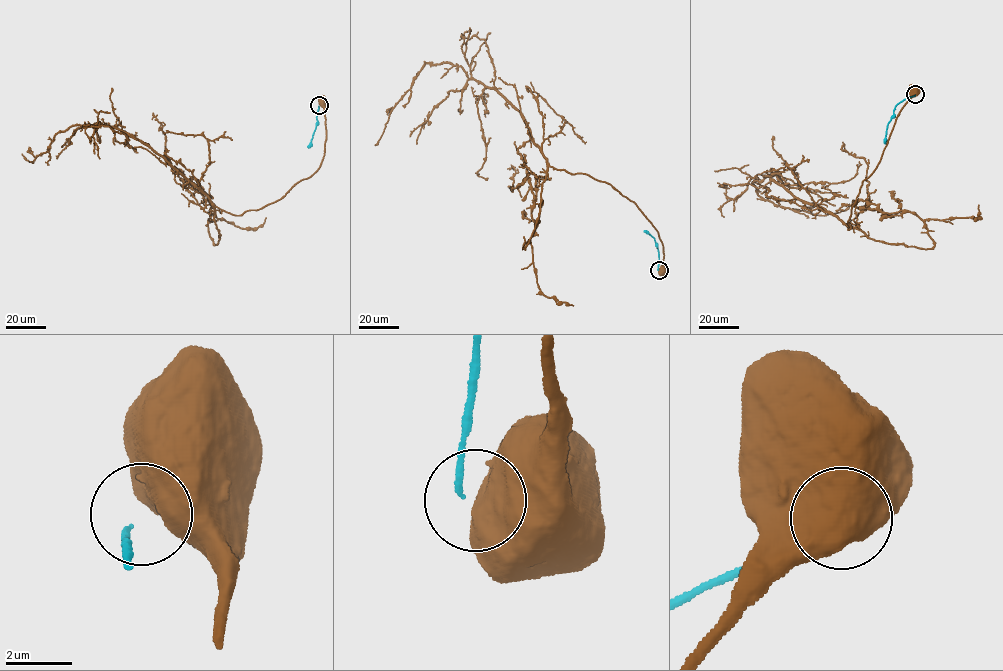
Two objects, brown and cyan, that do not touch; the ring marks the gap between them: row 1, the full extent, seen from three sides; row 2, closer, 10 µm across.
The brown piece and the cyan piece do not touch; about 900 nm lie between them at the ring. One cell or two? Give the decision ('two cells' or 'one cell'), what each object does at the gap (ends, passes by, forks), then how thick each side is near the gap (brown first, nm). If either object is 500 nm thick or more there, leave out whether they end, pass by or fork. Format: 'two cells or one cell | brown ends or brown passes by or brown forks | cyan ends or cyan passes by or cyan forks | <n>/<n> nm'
two cells | 1050/200 nm

